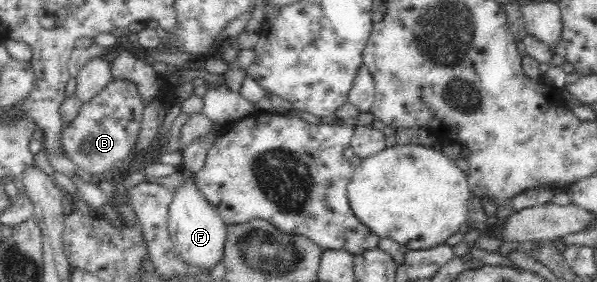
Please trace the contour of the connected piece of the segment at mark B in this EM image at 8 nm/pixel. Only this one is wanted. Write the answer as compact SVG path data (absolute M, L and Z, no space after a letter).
M113 79L92 100L84 102L74 121L60 133L61 151L88 174L98 177L114 172L136 152L143 124L144 99L136 85L127 79Z

